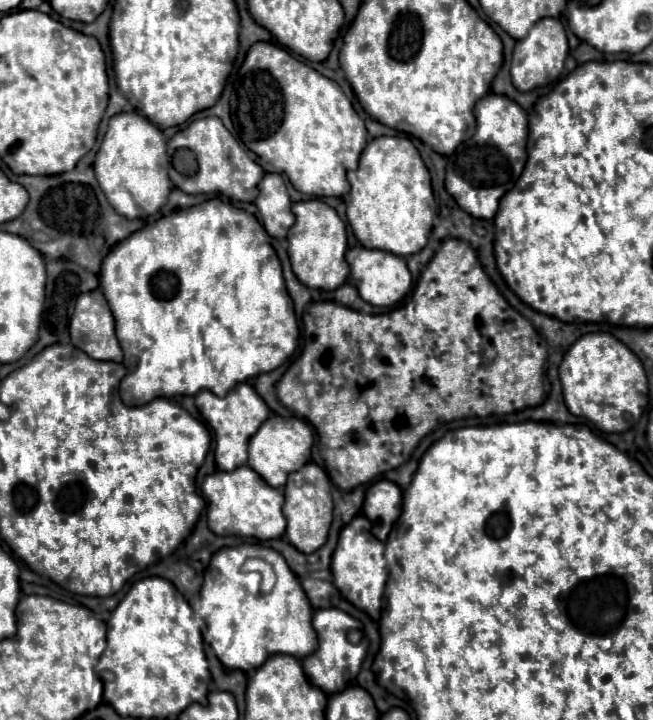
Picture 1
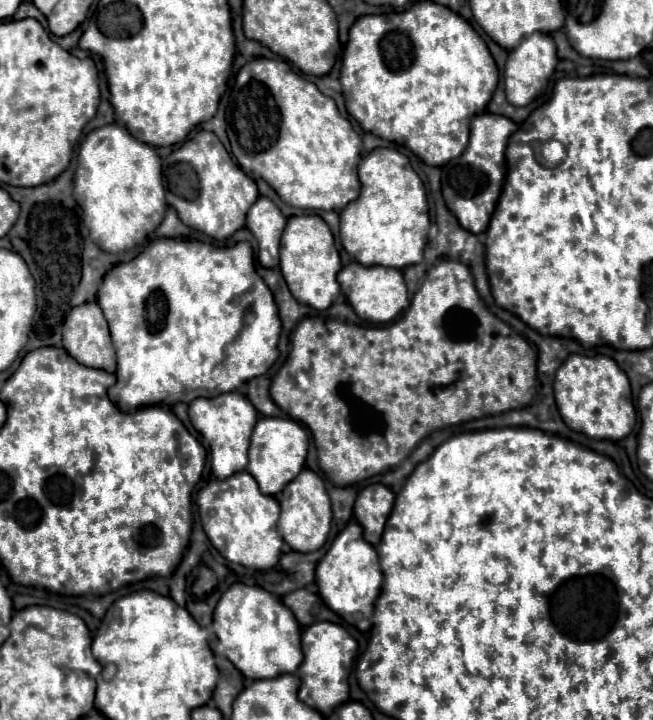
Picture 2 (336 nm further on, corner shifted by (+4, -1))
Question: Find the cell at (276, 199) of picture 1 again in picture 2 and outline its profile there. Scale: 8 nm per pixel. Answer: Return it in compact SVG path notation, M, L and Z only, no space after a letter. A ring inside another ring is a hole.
M260 196L248 212L246 226L258 240L258 262L264 268L278 268L280 236L286 226L286 218L278 206L270 198Z

